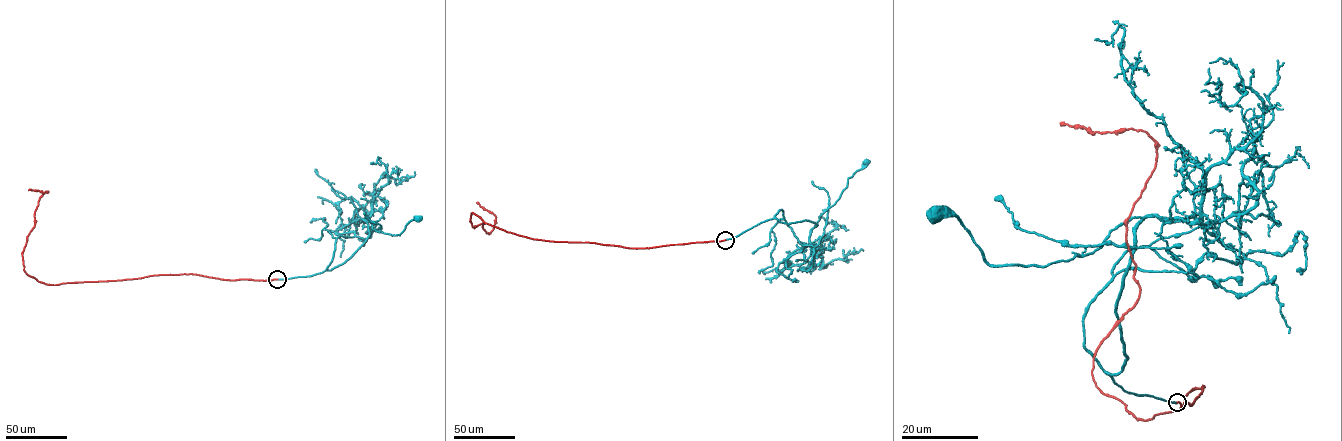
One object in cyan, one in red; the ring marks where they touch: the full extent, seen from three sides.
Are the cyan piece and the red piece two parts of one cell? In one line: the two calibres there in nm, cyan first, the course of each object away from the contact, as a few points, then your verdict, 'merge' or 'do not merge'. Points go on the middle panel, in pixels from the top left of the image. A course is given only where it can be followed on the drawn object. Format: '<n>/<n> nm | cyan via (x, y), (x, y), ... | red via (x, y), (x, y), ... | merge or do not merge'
200/200 nm | cyan via (725, 239), (774, 218), (787, 223), (808, 220), (817, 225), (812, 228), (839, 198), (849, 178), (866, 162) | red via (725, 240), (644, 248), (555, 242), (472, 212), (473, 227), (482, 223), (487, 233), (496, 216), (476, 202) | merge

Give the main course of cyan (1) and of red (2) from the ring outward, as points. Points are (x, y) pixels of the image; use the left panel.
1: (277, 279), (312, 275), (343, 263), (369, 235), (365, 219), (374, 230), (399, 235), (410, 221), (418, 219)
2: (277, 279), (191, 274), (45, 284), (25, 272), (22, 252), (39, 197), (48, 192), (28, 190)

